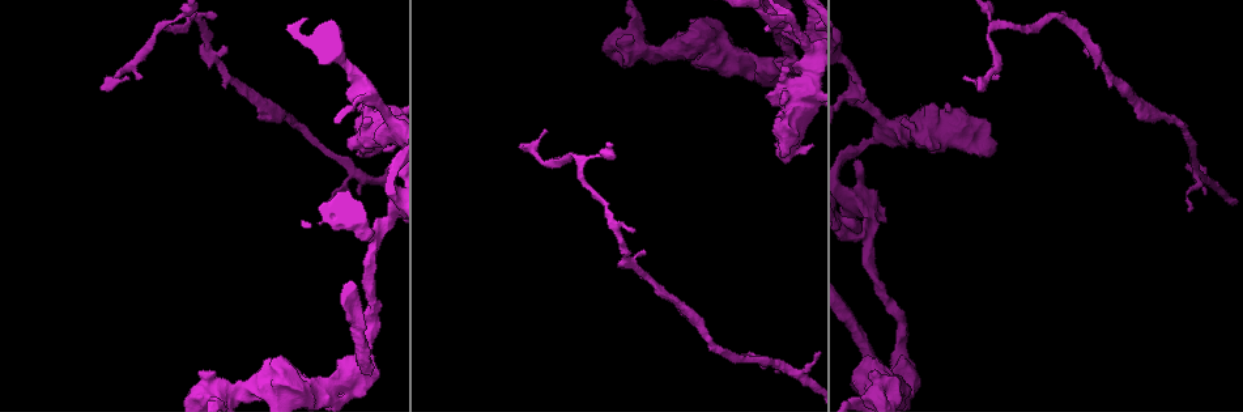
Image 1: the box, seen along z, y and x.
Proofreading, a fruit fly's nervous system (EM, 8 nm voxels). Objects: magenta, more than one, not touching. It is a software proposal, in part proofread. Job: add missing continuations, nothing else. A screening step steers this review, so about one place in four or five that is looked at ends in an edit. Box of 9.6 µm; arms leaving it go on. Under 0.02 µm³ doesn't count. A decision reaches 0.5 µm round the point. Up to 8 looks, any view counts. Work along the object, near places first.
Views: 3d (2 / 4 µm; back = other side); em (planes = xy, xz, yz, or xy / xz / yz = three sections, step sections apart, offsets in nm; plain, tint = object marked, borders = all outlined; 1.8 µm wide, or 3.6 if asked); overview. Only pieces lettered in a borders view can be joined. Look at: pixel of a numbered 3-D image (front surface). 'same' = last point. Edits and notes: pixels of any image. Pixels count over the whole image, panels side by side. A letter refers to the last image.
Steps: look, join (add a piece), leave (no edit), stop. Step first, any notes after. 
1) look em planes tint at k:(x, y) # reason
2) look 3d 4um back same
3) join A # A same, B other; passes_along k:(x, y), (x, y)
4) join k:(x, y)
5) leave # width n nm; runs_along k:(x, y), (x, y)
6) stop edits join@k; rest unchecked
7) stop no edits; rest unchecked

look em xy step 16 plain at 1:(791, 19) # three-way junction

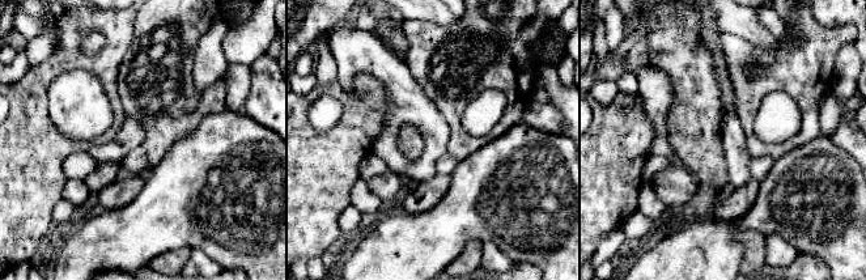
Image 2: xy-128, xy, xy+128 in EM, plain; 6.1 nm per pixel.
look em xy step 16 borders same

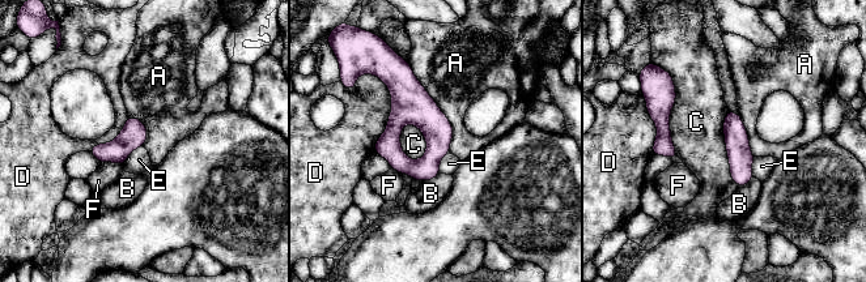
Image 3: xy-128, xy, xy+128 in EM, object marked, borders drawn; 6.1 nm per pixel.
leave # width 150 nm; A other, B other, C other, D other, E other, F other; border 3:(407, 123), (400, 148), (415, 161); none of them fits

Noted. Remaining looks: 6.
look em planes tint at 1:(792, 33) # calibre changes

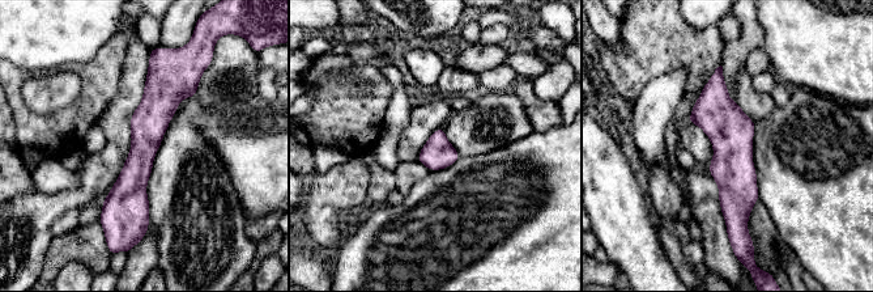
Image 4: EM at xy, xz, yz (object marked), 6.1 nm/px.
look em planes borders same # what lies round it

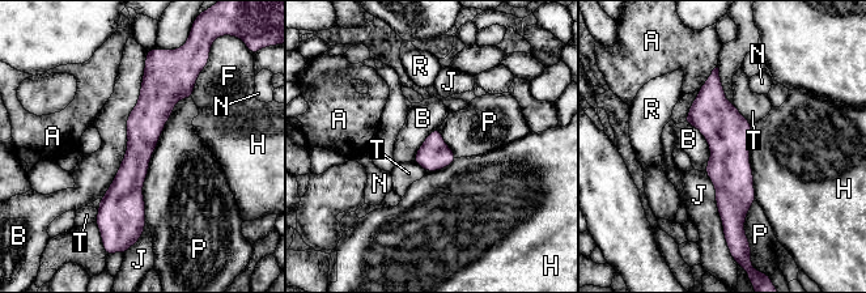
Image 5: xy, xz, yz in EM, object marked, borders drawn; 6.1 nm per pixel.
leave # A other, B other, F other, H other, J other, N other, P other, R other, T other; none of them fits

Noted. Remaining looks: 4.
look 3d 4um at 1:(371, 374) # branch stops here

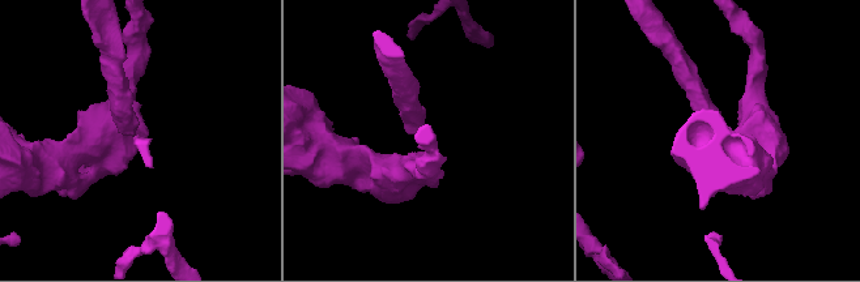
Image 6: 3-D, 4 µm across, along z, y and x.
look em xz step 16 borders at 6:(133, 134) # shape alone is not enough

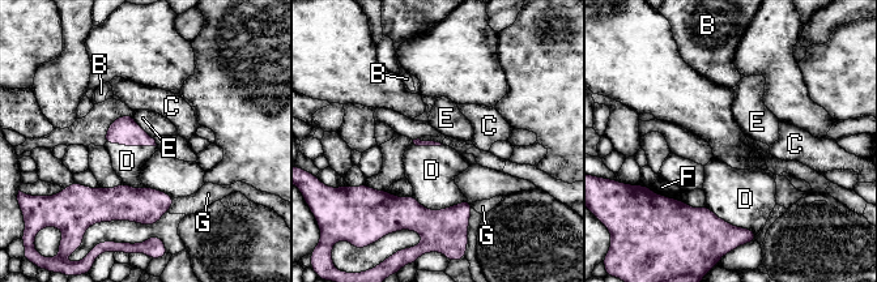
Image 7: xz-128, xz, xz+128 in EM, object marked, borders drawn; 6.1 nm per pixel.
join D # B other, C other, D same, E other, F other, G other; the cell continues

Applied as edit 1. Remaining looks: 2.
stop edits join@7; rest unchecked

